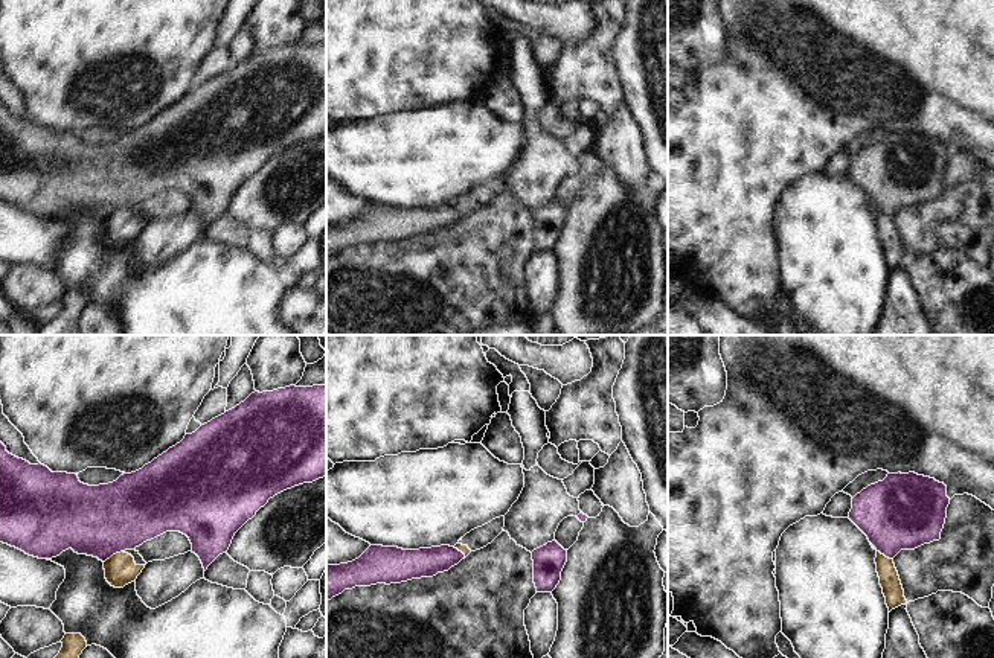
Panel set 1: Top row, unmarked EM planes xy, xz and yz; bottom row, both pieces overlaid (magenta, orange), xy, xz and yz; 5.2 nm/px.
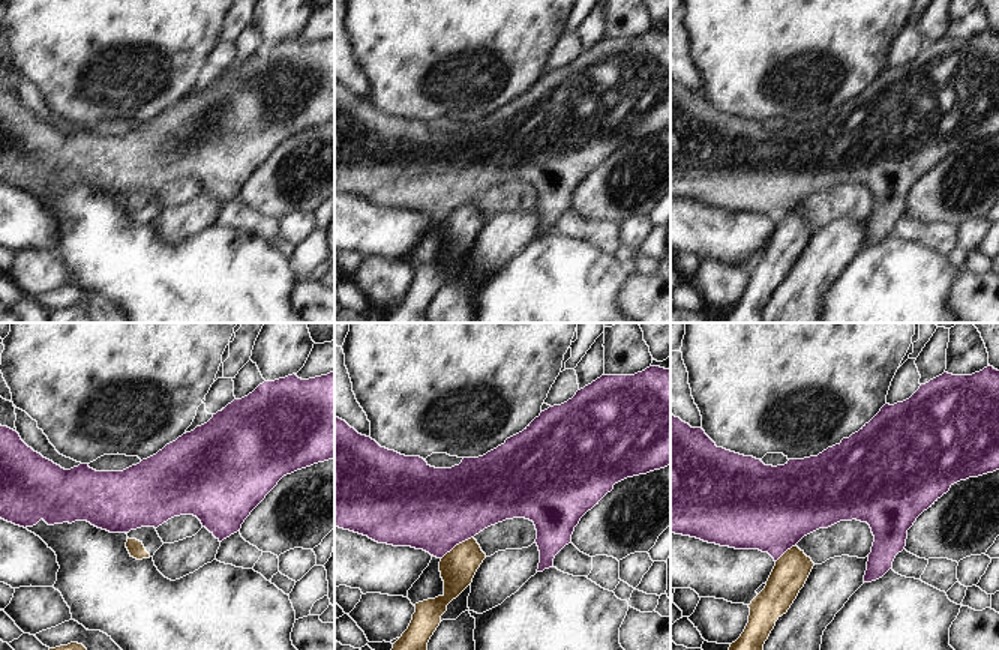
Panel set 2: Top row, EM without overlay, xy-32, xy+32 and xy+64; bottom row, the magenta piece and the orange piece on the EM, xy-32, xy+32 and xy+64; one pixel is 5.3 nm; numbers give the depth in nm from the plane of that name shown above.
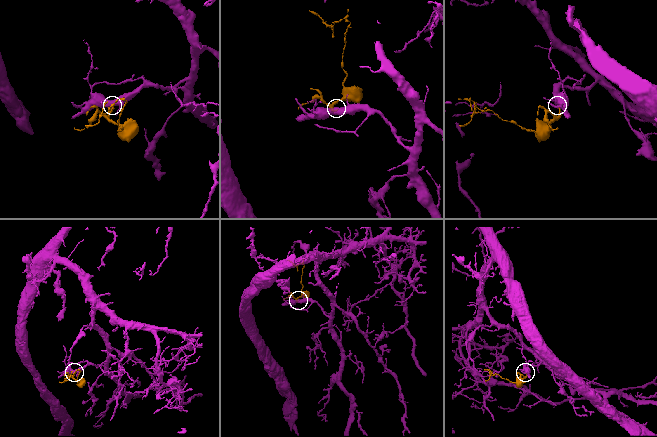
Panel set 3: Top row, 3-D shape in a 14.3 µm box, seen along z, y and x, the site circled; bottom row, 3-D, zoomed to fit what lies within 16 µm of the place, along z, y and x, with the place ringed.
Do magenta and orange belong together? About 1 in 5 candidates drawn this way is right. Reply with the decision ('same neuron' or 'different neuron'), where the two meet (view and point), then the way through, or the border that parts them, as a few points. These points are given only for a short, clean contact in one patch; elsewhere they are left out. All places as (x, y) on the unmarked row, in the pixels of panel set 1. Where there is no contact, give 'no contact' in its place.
different neuron | xy (113, 212) | along xy (122, 209), (104, 221)

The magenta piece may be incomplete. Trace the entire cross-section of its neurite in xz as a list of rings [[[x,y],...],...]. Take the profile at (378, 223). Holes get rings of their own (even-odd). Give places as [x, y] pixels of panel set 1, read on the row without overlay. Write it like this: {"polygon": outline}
{"polygon": [[[370,204],[352,221],[326,224],[326,260],[355,245],[390,244],[433,236],[448,230],[462,218],[465,213],[450,204],[419,209]]]}

